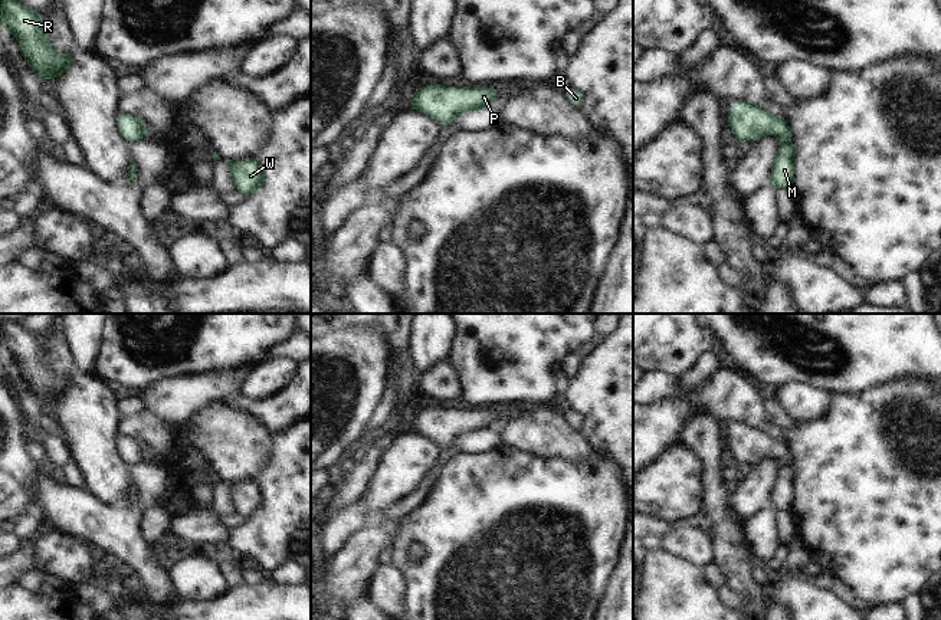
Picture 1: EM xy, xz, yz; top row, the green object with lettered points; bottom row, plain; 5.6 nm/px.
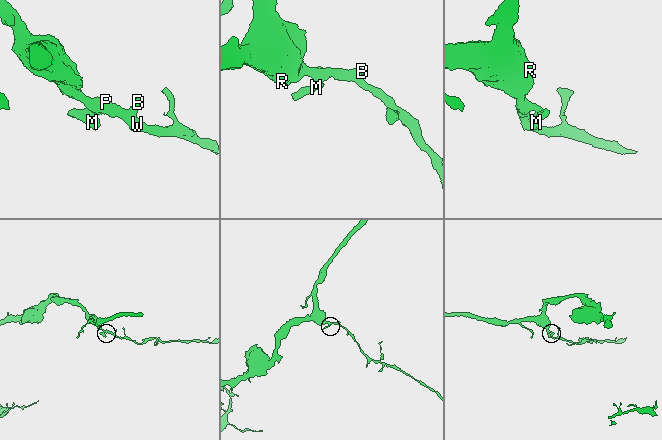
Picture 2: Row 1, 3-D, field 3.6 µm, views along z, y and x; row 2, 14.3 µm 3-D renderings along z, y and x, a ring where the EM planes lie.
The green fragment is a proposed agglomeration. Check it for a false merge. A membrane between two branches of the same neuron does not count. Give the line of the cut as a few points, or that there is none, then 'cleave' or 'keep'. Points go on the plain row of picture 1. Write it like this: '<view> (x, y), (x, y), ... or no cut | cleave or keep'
no cut | keep

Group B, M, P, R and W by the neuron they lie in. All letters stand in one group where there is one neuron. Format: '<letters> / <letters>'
B M P R W

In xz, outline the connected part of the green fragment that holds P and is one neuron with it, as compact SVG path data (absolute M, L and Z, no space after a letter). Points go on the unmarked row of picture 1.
M427 407L410 420L410 430L432 437L446 449L468 432L483 433L499 414L492 410L447 410Z

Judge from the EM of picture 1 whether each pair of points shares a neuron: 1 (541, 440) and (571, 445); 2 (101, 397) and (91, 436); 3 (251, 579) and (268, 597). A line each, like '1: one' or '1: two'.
1: one
2: one
3: two

